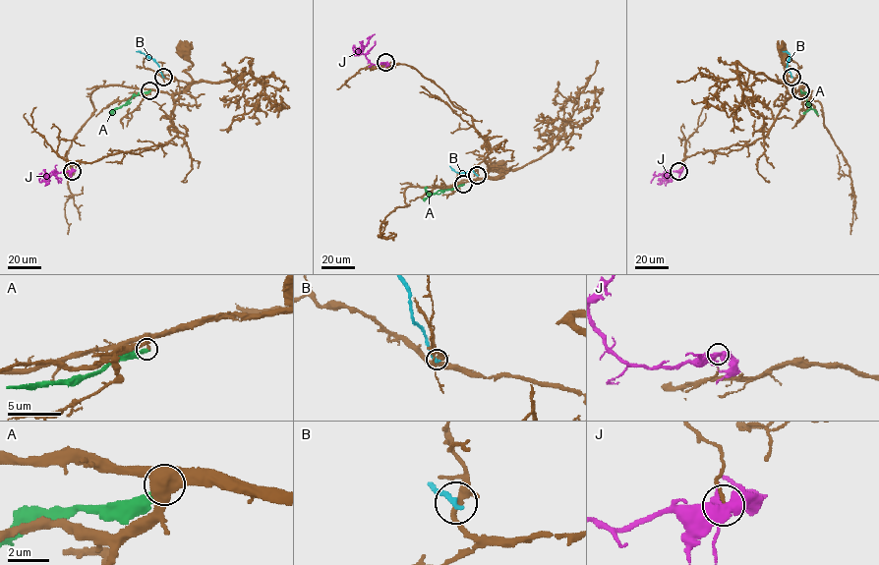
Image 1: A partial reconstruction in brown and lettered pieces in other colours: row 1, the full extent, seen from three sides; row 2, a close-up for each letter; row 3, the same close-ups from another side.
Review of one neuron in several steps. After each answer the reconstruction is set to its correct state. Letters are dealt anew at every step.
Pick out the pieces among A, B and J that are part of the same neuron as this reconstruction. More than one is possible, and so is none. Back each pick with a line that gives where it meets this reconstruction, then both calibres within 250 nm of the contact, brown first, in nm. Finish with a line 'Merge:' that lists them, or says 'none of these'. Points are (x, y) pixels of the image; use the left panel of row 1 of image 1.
Merge: none of these

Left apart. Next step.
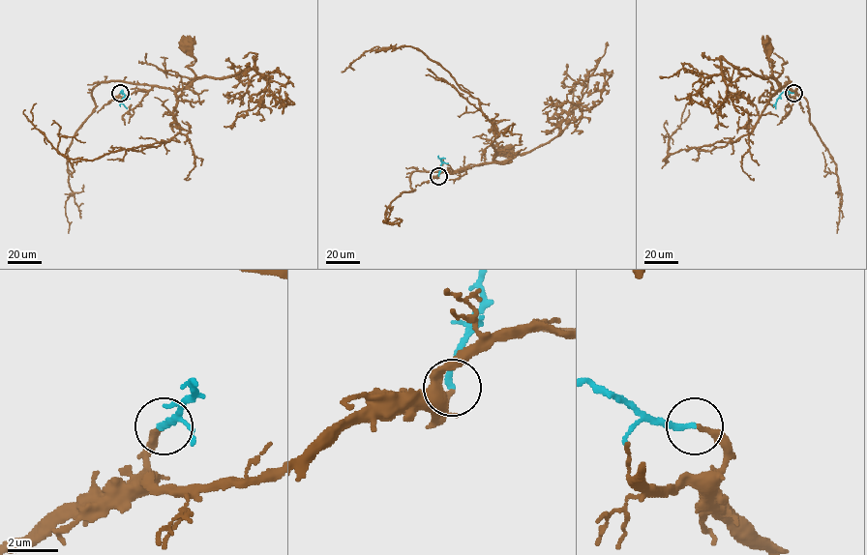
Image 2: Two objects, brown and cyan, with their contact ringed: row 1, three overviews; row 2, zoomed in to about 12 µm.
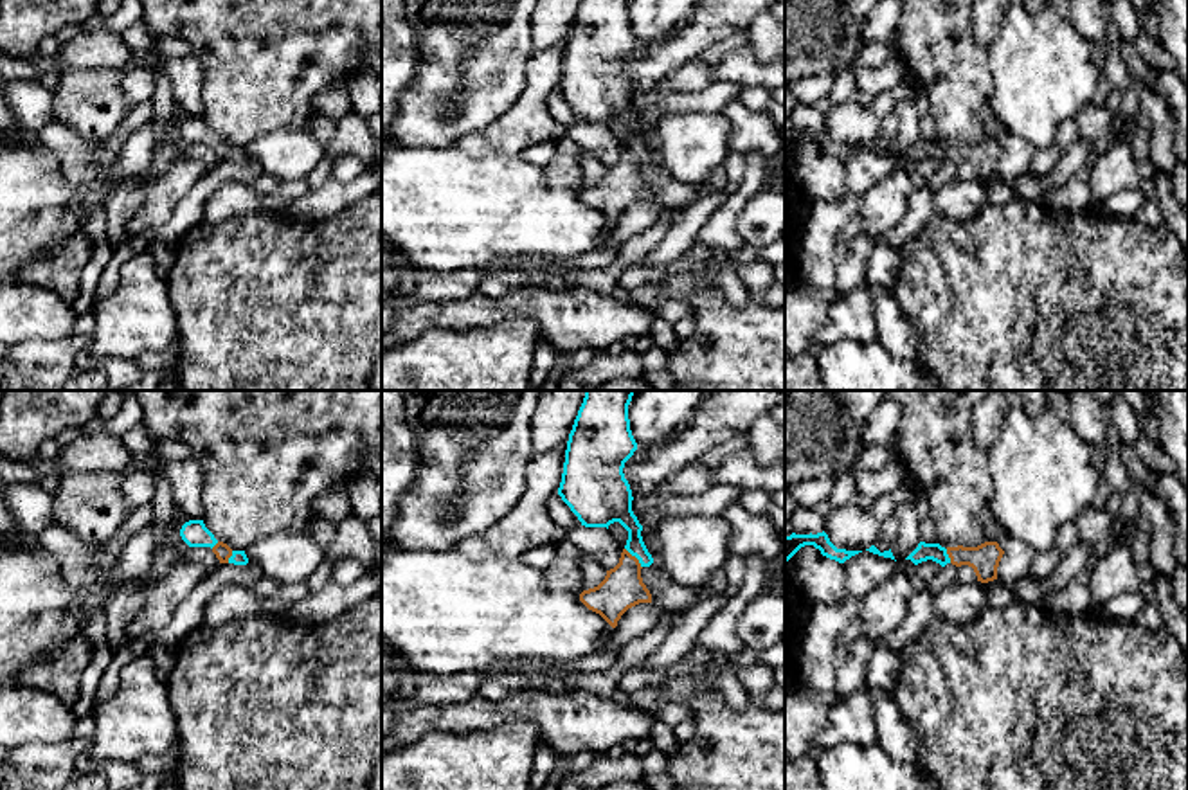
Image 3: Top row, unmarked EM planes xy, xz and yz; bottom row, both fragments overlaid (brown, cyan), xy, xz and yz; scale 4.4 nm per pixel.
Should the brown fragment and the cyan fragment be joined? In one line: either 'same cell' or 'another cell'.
same cell

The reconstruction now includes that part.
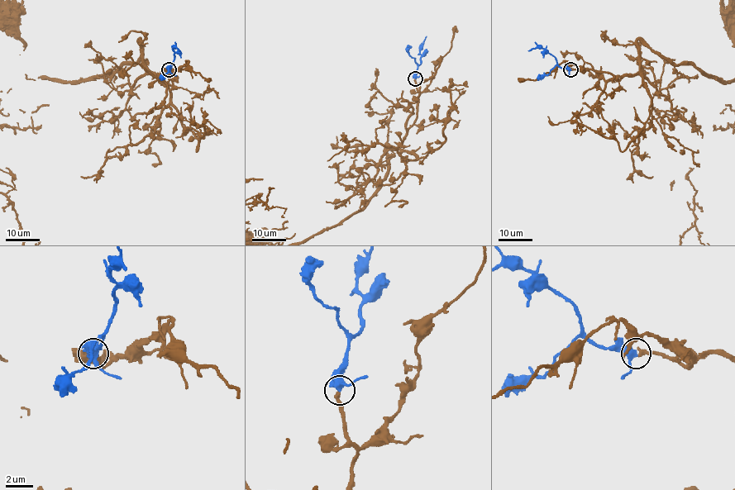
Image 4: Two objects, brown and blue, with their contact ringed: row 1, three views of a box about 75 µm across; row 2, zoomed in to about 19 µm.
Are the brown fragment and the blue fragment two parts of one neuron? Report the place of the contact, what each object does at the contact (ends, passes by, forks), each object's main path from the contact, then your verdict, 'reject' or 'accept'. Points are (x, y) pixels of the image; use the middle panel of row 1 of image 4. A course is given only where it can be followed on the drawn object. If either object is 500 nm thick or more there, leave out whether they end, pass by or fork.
place (415, 78); brown ends; blue passes by; course brown (415, 79), (417, 118), (387, 145), (387, 176), (360, 211); course blue (415, 78), (426, 36); accept

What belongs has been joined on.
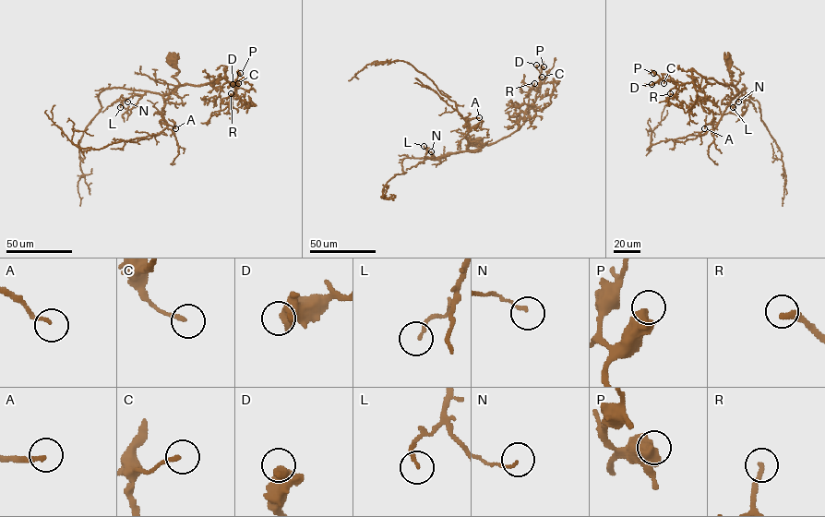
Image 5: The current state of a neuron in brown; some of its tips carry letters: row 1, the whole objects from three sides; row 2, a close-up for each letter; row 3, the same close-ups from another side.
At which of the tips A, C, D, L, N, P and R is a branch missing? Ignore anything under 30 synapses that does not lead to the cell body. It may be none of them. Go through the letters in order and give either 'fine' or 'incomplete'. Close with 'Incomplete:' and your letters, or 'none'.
A: incomplete
C: fine
D: fine
L: fine
N: fine
P: fine
R: incomplete
Incomplete: A, R

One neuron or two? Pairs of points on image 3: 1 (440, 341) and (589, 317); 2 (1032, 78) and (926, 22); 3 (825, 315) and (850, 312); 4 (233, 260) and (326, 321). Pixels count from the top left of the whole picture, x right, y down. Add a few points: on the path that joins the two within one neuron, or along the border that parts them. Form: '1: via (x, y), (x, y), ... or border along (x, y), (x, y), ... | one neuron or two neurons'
1: border along (494, 324), (528, 315), (537, 323), (542, 339) | two neurons
2: border along (985, 47), (990, 78), (987, 98) | two neurons
3: via (830, 315), (845, 315) | one neuron
4: via (258, 285), (292, 323), (301, 319) | one neuron

